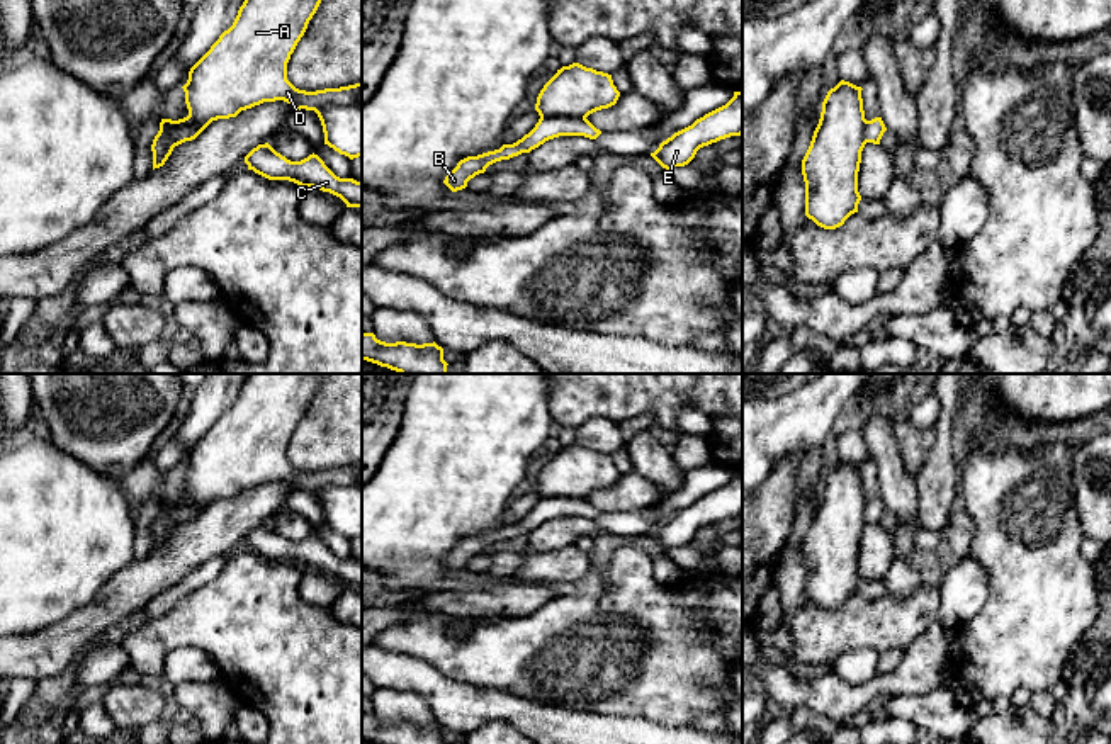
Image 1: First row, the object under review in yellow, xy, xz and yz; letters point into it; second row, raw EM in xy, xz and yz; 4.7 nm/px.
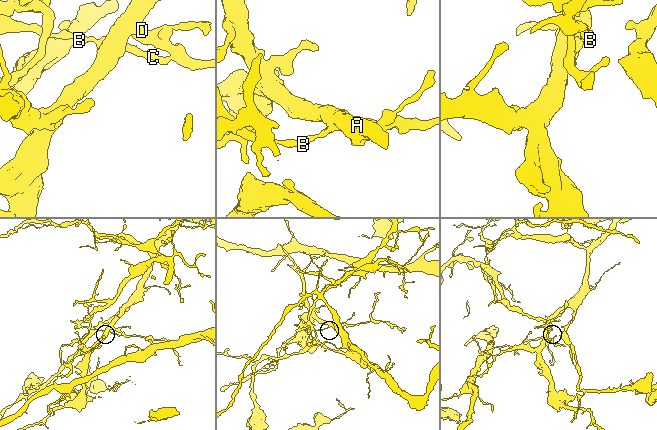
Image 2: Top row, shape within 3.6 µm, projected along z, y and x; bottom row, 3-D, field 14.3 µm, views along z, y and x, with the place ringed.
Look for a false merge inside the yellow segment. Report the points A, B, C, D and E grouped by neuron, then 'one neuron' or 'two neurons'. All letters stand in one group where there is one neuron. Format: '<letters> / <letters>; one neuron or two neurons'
A D E / B C; two neurons

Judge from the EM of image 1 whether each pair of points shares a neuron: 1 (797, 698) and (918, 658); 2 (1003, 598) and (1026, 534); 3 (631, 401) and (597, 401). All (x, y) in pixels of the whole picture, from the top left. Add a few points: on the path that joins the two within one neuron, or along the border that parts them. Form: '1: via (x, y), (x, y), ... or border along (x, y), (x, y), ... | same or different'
1: via (828, 697), (858, 697), (879, 685), (887, 685) | same
2: via (1018, 583), (1021, 580), (1021, 549) | same
3: via (622, 401), (605, 401) | same

